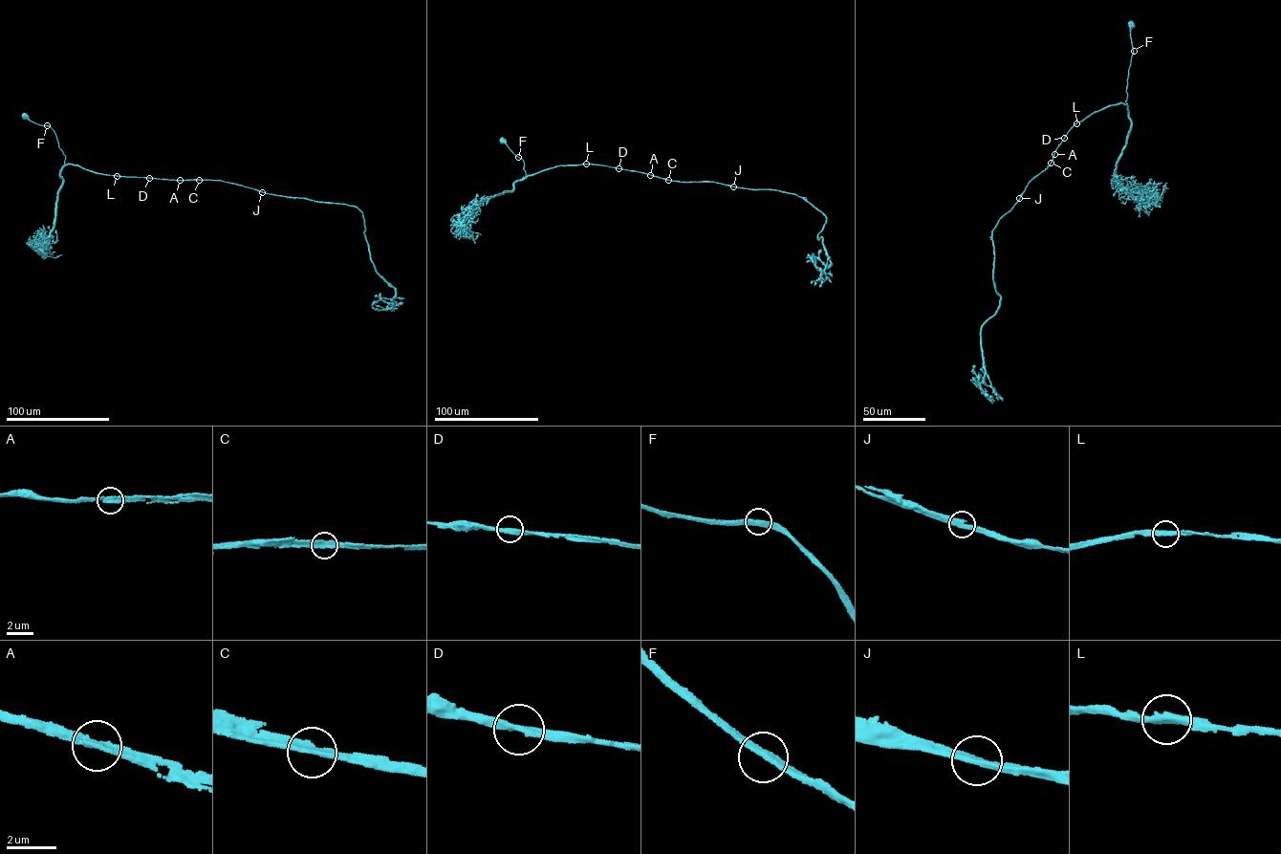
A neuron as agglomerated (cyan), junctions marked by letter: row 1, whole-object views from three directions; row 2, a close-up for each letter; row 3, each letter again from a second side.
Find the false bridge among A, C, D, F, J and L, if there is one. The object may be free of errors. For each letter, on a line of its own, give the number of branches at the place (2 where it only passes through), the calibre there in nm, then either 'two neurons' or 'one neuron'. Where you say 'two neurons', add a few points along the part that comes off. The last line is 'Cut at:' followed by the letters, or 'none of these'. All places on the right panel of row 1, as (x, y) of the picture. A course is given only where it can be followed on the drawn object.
A: 2 branches meet; 280 nm thick; one neuron
C: 2 branches meet; 320 nm thick; one neuron
D: 2 branches meet; 300 nm thick; one neuron
F: 2 branches meet; 320 nm thick; one neuron
J: 2 branches meet; 320 nm thick; one neuron
L: 2 branches meet; 320 nm thick; one neuron
Cut at: none of these

